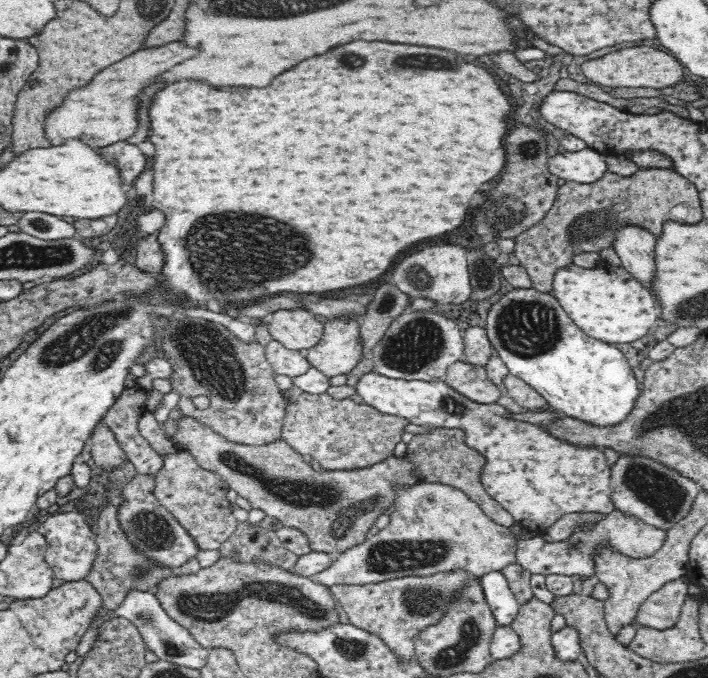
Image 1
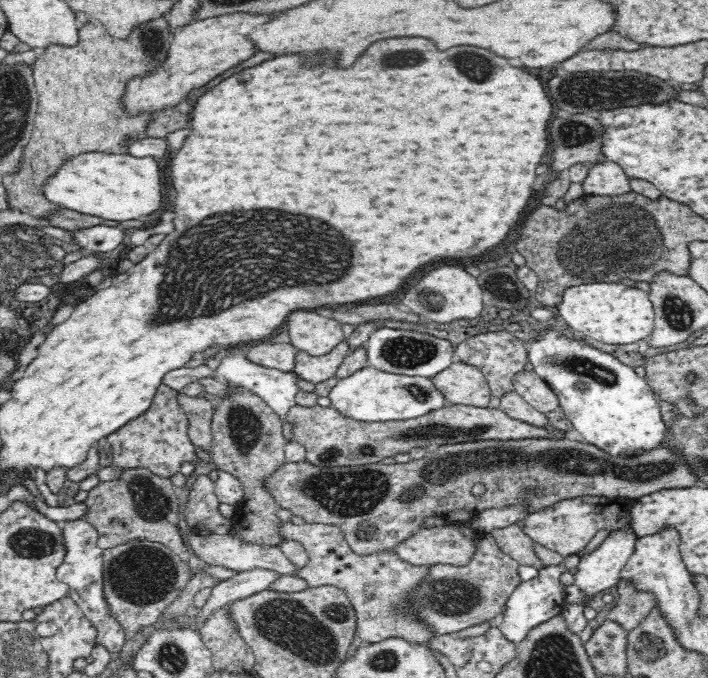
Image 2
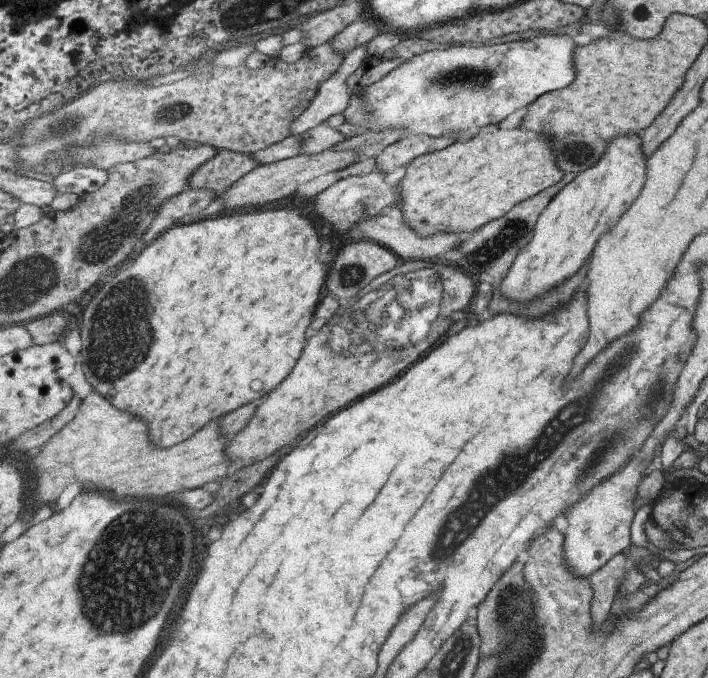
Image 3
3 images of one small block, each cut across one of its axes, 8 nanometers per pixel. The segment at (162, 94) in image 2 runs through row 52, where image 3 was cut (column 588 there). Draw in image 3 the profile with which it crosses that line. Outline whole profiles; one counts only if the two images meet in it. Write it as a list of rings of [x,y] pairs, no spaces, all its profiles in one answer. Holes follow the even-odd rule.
[[[618,135],[607,144],[606,154],[553,198],[541,213],[531,244],[518,255],[509,274],[502,282],[503,294],[515,300],[529,302],[549,288],[559,286],[571,278],[595,250],[607,226],[619,218],[623,208],[631,204],[645,180],[645,156],[641,152],[639,136]]]

